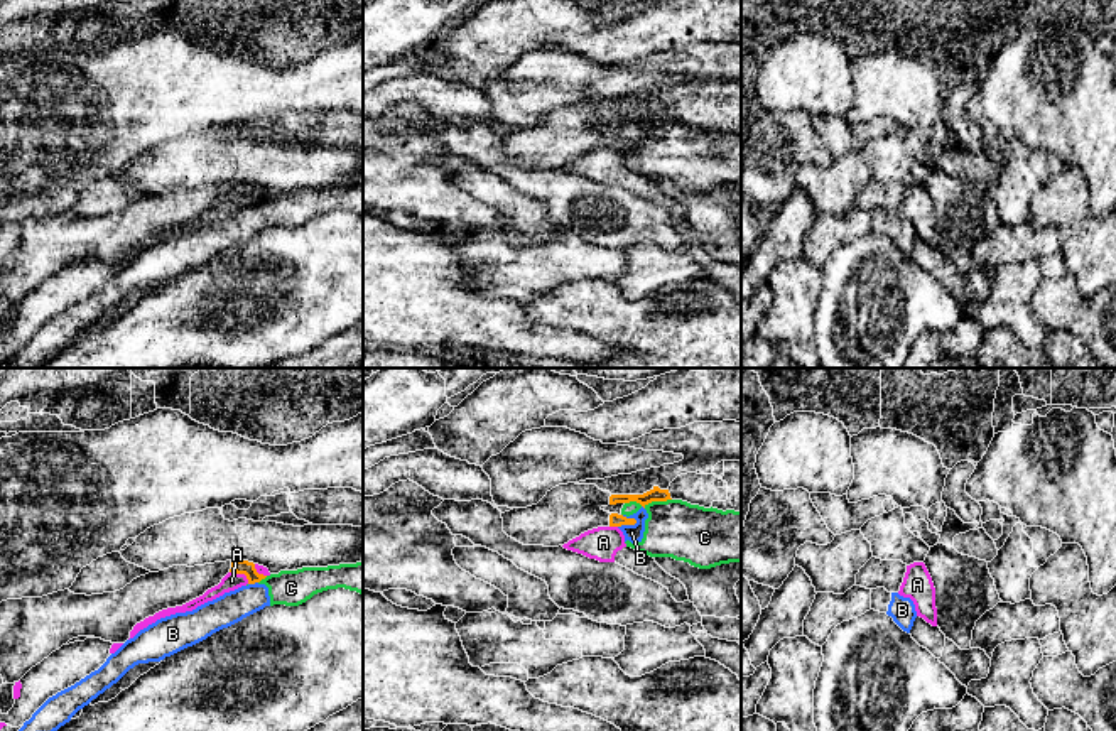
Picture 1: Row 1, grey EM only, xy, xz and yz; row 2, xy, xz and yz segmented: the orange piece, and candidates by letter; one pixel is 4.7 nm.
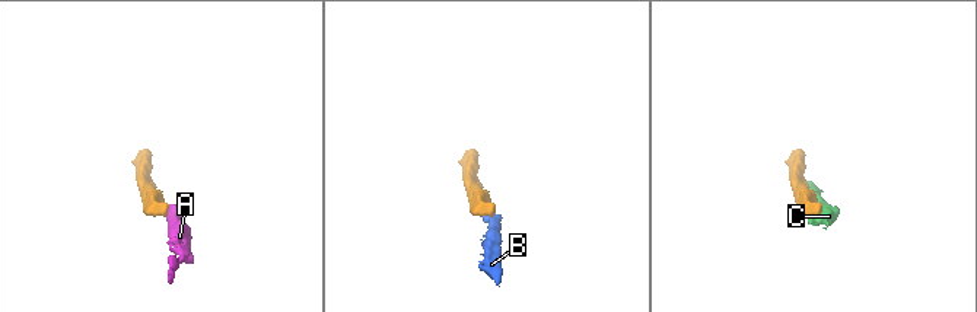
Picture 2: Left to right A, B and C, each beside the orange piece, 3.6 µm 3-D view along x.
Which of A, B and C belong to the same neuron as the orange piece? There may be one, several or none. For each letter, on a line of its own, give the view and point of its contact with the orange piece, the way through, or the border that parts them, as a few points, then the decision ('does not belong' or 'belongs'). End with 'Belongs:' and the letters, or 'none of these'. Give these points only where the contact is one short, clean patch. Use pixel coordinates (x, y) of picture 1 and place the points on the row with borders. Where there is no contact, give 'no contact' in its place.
A: meets orange in xy at (242, 573); border along xy (230, 571), (242, 573), (249, 583); does not belong
B: meets orange in xz at (627, 524); border along xz (637, 520), (618, 527); does not belong
C: meets orange in xz at (647, 503); does not belong
Belongs: none of these

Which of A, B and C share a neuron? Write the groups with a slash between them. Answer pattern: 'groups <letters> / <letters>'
groups A / B C

